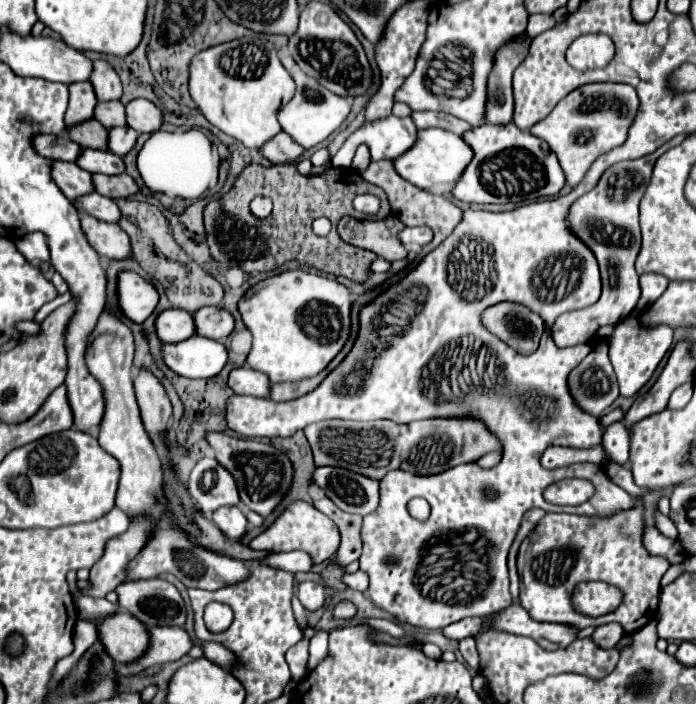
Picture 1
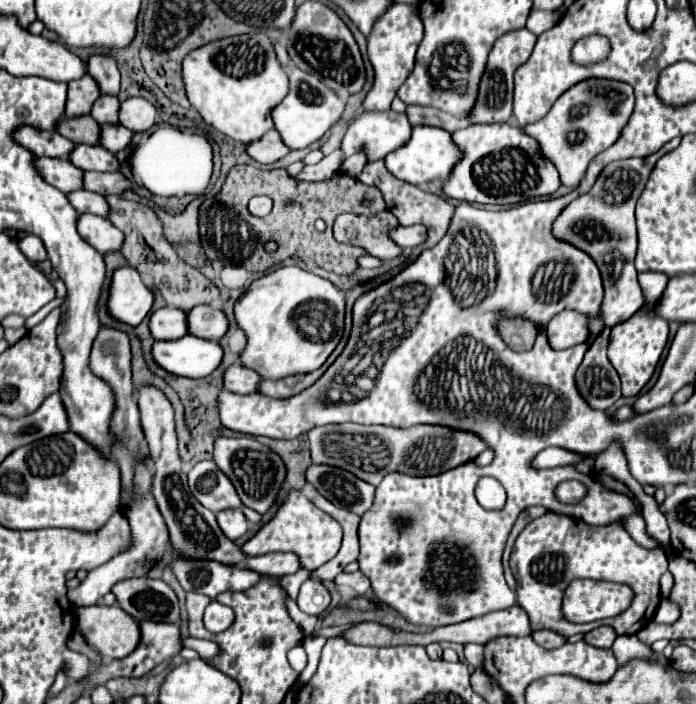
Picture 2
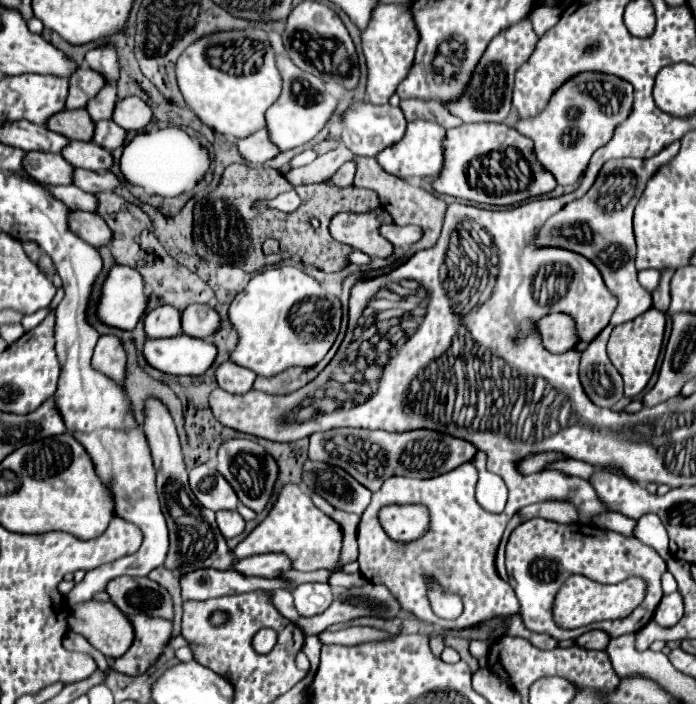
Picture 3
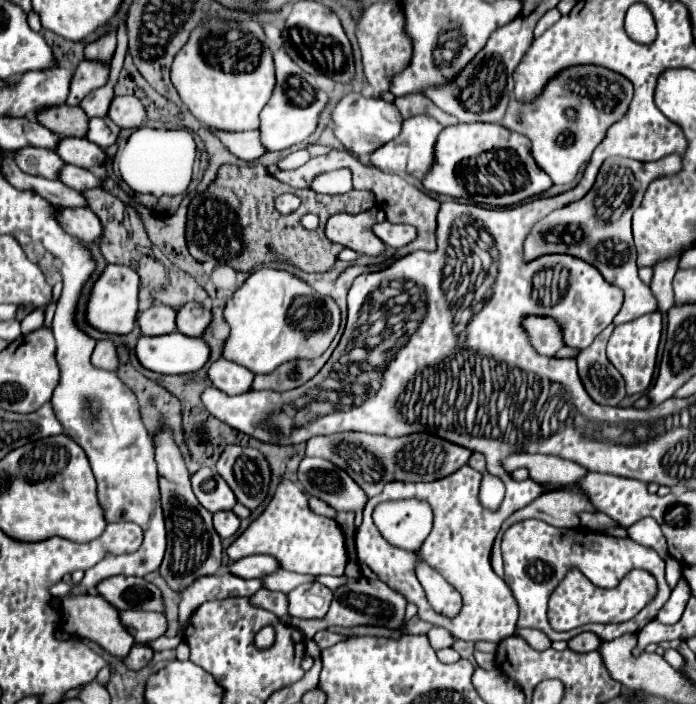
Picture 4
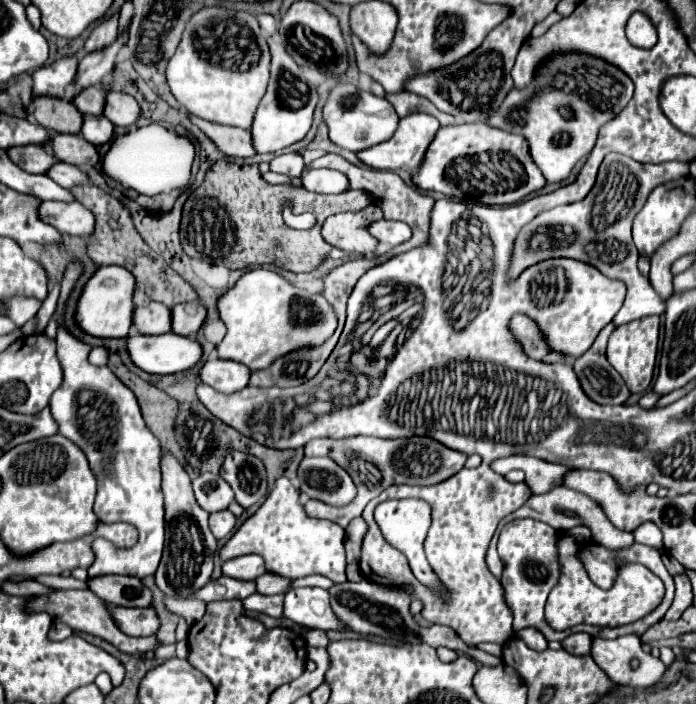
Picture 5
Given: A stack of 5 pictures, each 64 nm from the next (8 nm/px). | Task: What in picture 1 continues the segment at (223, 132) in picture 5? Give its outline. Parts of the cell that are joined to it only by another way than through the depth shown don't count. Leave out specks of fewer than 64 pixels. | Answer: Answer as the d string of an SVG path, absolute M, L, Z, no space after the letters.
M286 132L276 134L272 140L268 140L262 150L260 150L272 164L284 164L290 160L298 160L306 150L300 148L300 144L296 144L296 140L292 140Z

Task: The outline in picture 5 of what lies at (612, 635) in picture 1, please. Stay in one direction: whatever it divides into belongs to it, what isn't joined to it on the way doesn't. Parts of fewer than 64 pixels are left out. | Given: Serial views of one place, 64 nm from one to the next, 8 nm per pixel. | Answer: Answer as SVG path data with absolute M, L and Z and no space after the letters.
M572 634L568 636L568 640L562 640L562 646L566 652L576 654L576 656L584 656L590 654L590 646L592 646L592 638L588 634Z

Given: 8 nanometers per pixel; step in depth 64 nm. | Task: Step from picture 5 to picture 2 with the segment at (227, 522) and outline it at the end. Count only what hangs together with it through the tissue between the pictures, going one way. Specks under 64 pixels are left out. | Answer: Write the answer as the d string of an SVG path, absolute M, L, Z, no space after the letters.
M240 508L222 510L222 512L216 514L216 520L218 520L222 532L224 532L230 540L240 538L240 536L248 530L248 520L246 520L246 516L242 514Z

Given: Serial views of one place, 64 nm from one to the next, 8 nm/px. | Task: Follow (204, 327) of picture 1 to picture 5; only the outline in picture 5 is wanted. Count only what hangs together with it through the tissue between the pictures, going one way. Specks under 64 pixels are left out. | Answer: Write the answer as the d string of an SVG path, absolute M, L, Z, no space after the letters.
M200 302L176 304L172 308L172 332L194 338L206 320L206 308Z

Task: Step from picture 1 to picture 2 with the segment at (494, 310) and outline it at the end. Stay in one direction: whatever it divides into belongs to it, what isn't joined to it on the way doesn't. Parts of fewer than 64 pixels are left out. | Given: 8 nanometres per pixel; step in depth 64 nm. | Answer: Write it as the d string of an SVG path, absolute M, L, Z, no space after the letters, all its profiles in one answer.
M508 316L498 318L496 330L500 332L502 340L512 350L518 350L518 352L524 352L524 350L532 348L534 340L538 336L538 326L530 320L520 318L520 316L516 316L516 318L508 318Z

